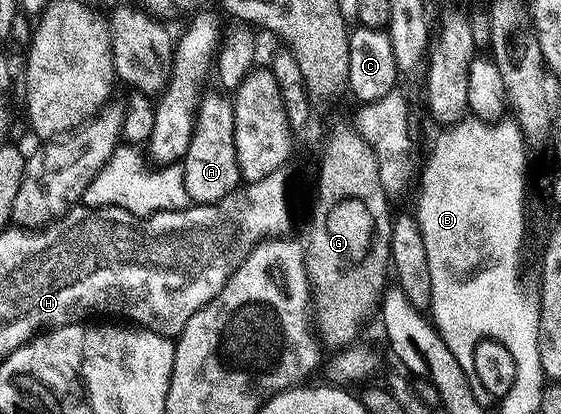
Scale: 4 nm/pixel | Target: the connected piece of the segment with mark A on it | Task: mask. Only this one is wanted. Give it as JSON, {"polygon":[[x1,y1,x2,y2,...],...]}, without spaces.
{"polygon":[[210,92,207,96,205,93,199,99,194,113,194,133,181,161,184,190,188,190,188,198,195,204,214,204,232,194,240,184,234,137,234,106,229,95,218,92]]}

